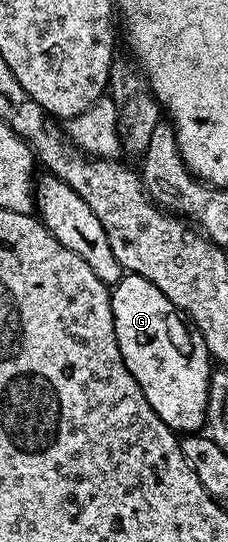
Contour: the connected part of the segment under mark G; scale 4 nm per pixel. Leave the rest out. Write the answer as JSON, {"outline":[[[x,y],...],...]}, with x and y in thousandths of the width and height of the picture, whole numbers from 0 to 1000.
{"outline":[[[548,504],[544,511],[487,530],[482,541],[518,642],[535,649],[544,675],[570,679],[570,694],[588,694],[605,716],[623,716],[623,731],[640,731],[658,753],[675,753],[684,766],[759,797],[873,795],[899,784],[895,769],[912,751],[912,644],[864,629],[789,574],[763,561],[746,561],[746,554],[728,554],[728,546],[711,546],[693,531],[675,531],[675,524],[658,524],[658,517],[601,506]]]}

